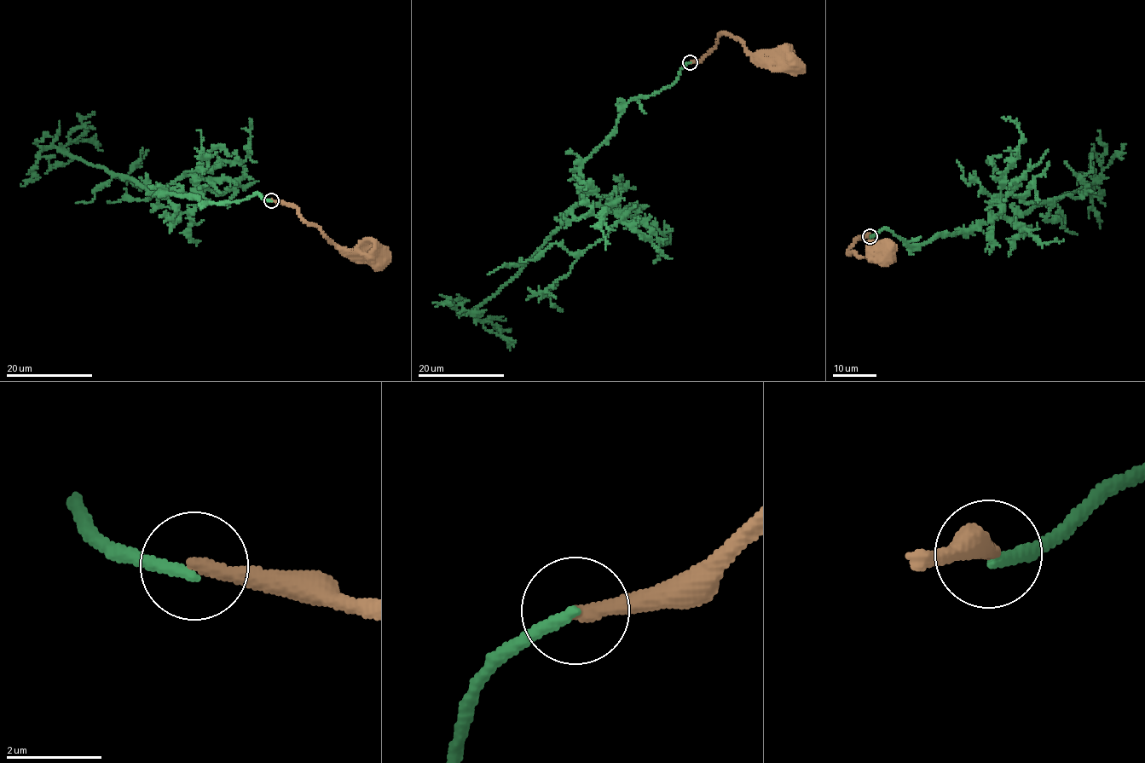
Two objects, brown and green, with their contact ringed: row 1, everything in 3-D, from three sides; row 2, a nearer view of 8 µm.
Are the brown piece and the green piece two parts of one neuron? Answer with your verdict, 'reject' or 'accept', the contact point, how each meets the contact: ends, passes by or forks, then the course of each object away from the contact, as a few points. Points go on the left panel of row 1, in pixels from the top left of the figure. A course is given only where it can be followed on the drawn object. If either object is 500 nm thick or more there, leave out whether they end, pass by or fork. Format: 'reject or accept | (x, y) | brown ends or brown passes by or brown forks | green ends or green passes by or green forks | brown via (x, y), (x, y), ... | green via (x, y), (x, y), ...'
reject | (271, 200) | brown ends | green ends | brown via (271, 200), (282, 201), (297, 208), (301, 216), (314, 222), (334, 244), (376, 257) | green via (271, 200), (257, 193), (199, 202), (155, 193), (57, 148), (40, 153), (53, 167), (72, 159)

